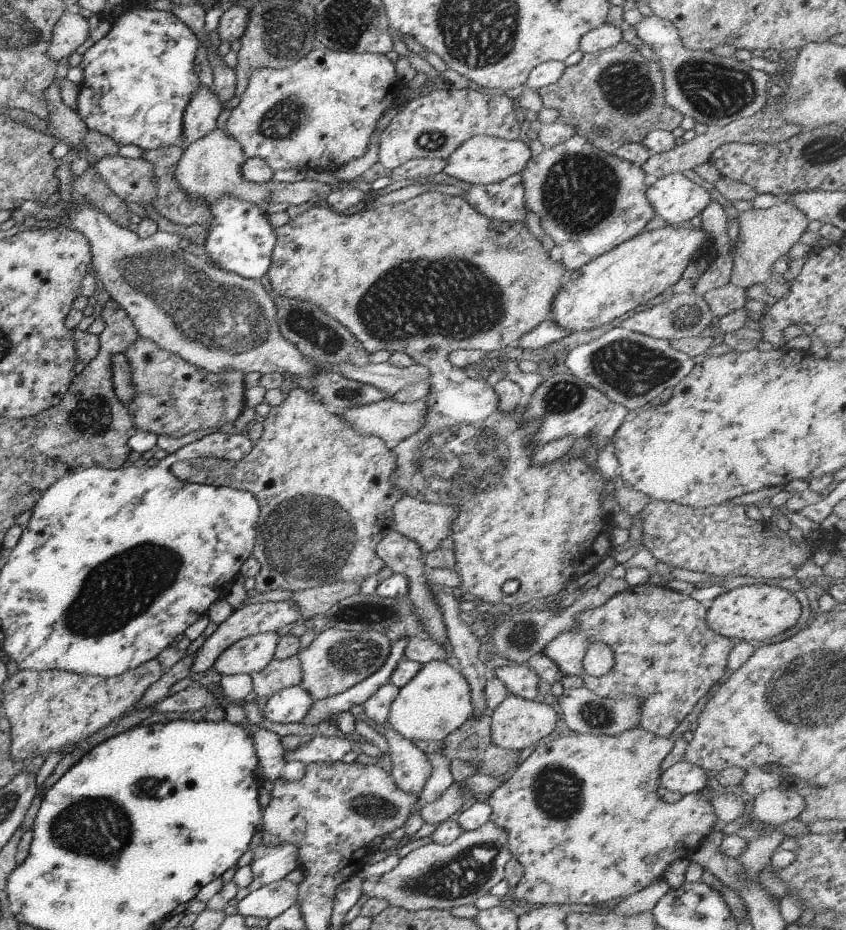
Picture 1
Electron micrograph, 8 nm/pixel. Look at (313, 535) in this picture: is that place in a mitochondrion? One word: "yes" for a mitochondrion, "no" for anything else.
yes

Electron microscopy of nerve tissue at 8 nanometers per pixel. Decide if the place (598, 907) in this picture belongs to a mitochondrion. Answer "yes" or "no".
no

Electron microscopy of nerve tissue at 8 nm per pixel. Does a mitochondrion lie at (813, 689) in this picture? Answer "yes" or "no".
yes

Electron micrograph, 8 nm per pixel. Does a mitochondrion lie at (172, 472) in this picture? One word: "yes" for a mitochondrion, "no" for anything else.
no

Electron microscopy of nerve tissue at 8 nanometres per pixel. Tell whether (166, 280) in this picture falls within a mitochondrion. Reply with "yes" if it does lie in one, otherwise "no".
yes

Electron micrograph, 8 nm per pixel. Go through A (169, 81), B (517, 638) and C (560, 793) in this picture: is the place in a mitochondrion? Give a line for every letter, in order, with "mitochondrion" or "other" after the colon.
A: mitochondrion
B: mitochondrion
C: mitochondrion

